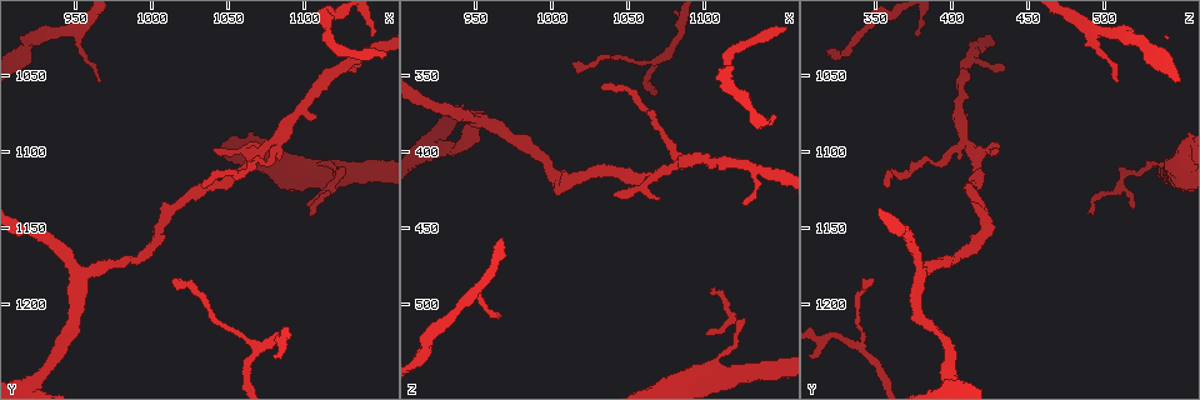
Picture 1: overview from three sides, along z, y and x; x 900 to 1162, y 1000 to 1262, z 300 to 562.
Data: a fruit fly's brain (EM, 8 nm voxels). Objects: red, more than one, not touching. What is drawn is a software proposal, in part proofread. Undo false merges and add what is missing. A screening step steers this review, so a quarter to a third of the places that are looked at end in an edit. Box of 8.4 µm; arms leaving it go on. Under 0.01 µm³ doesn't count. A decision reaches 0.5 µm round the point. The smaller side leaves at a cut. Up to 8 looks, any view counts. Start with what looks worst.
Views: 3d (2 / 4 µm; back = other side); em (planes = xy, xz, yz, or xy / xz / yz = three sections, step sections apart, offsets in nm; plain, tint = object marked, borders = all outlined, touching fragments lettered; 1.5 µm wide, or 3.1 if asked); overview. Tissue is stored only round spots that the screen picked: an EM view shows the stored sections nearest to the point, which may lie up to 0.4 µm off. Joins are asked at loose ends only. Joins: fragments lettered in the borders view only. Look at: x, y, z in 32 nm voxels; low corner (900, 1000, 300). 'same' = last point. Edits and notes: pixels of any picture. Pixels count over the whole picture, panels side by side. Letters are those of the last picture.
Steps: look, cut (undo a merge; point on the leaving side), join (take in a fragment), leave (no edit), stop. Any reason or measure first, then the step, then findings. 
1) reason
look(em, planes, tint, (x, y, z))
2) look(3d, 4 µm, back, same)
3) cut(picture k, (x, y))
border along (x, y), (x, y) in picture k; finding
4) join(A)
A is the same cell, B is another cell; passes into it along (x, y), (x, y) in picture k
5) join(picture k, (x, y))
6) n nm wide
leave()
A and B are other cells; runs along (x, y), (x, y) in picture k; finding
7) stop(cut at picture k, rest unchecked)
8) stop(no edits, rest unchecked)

an open end
look(3d, 2 µm, back, (1144, 1024, 378))

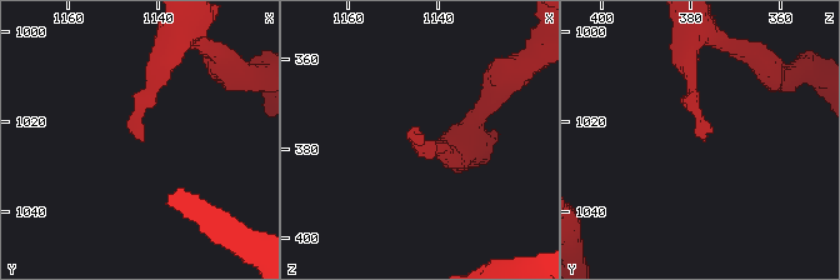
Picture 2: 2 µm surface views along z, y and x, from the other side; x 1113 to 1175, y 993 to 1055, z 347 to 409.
now the EM
look(em, planes, borders, (1144, 1023, 378))

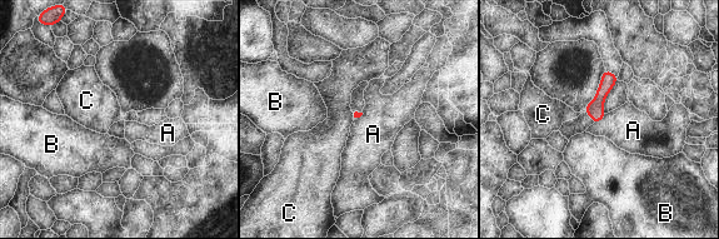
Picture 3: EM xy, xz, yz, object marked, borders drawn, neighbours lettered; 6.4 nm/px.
leave()
A, B and C are other cells; border along (605, 113), (593, 124) in picture 3; no lettered fragment goes on from it

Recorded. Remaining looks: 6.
an open end
look(em, planes, tint, (1126, 1048, 434))

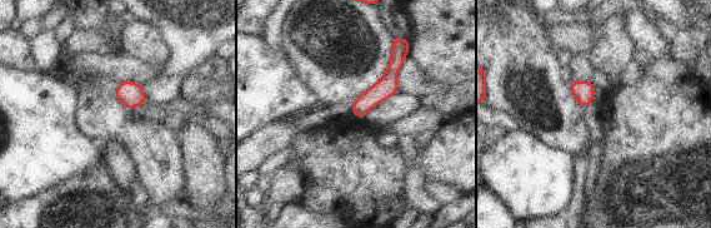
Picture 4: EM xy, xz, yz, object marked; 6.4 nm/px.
look(em, planes, borders, same)

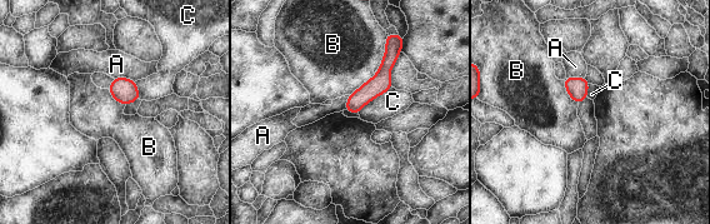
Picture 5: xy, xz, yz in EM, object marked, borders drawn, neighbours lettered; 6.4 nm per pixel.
B touches over 460 nm
leave()
A, B and C are other cells; runs along (393, 53), (383, 75), (350, 108) in picture 5; no lettered fragment goes on from it

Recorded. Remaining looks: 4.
three-way junction
look(3d, 4 µm, back, (1080, 1094, 410))

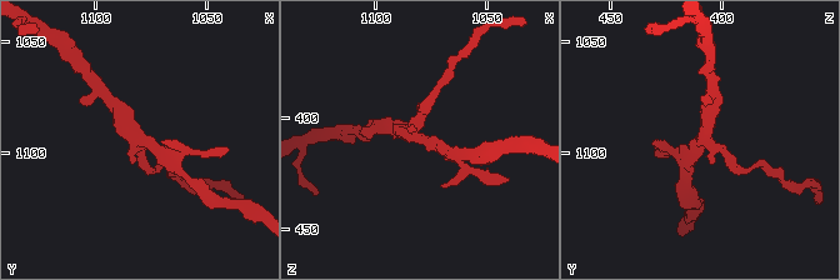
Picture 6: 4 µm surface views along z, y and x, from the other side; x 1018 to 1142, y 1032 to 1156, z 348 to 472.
3 arms
look(em, xz, step 8, borders, (1080, 1093, 409))

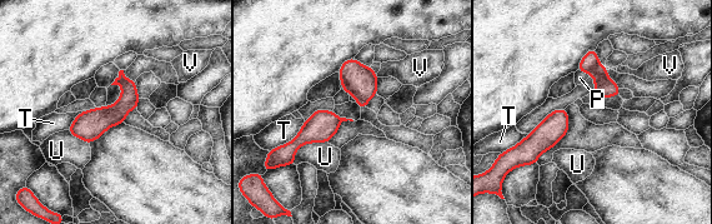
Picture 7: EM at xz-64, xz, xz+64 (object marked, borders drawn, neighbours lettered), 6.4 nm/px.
U touches over 260 nm
leave()
P, T, U and V are other cells; border along (305, 122), (290, 142), (276, 148) in picture 7; all the same neuron

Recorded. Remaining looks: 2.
stop(no edits, rest unchecked)

